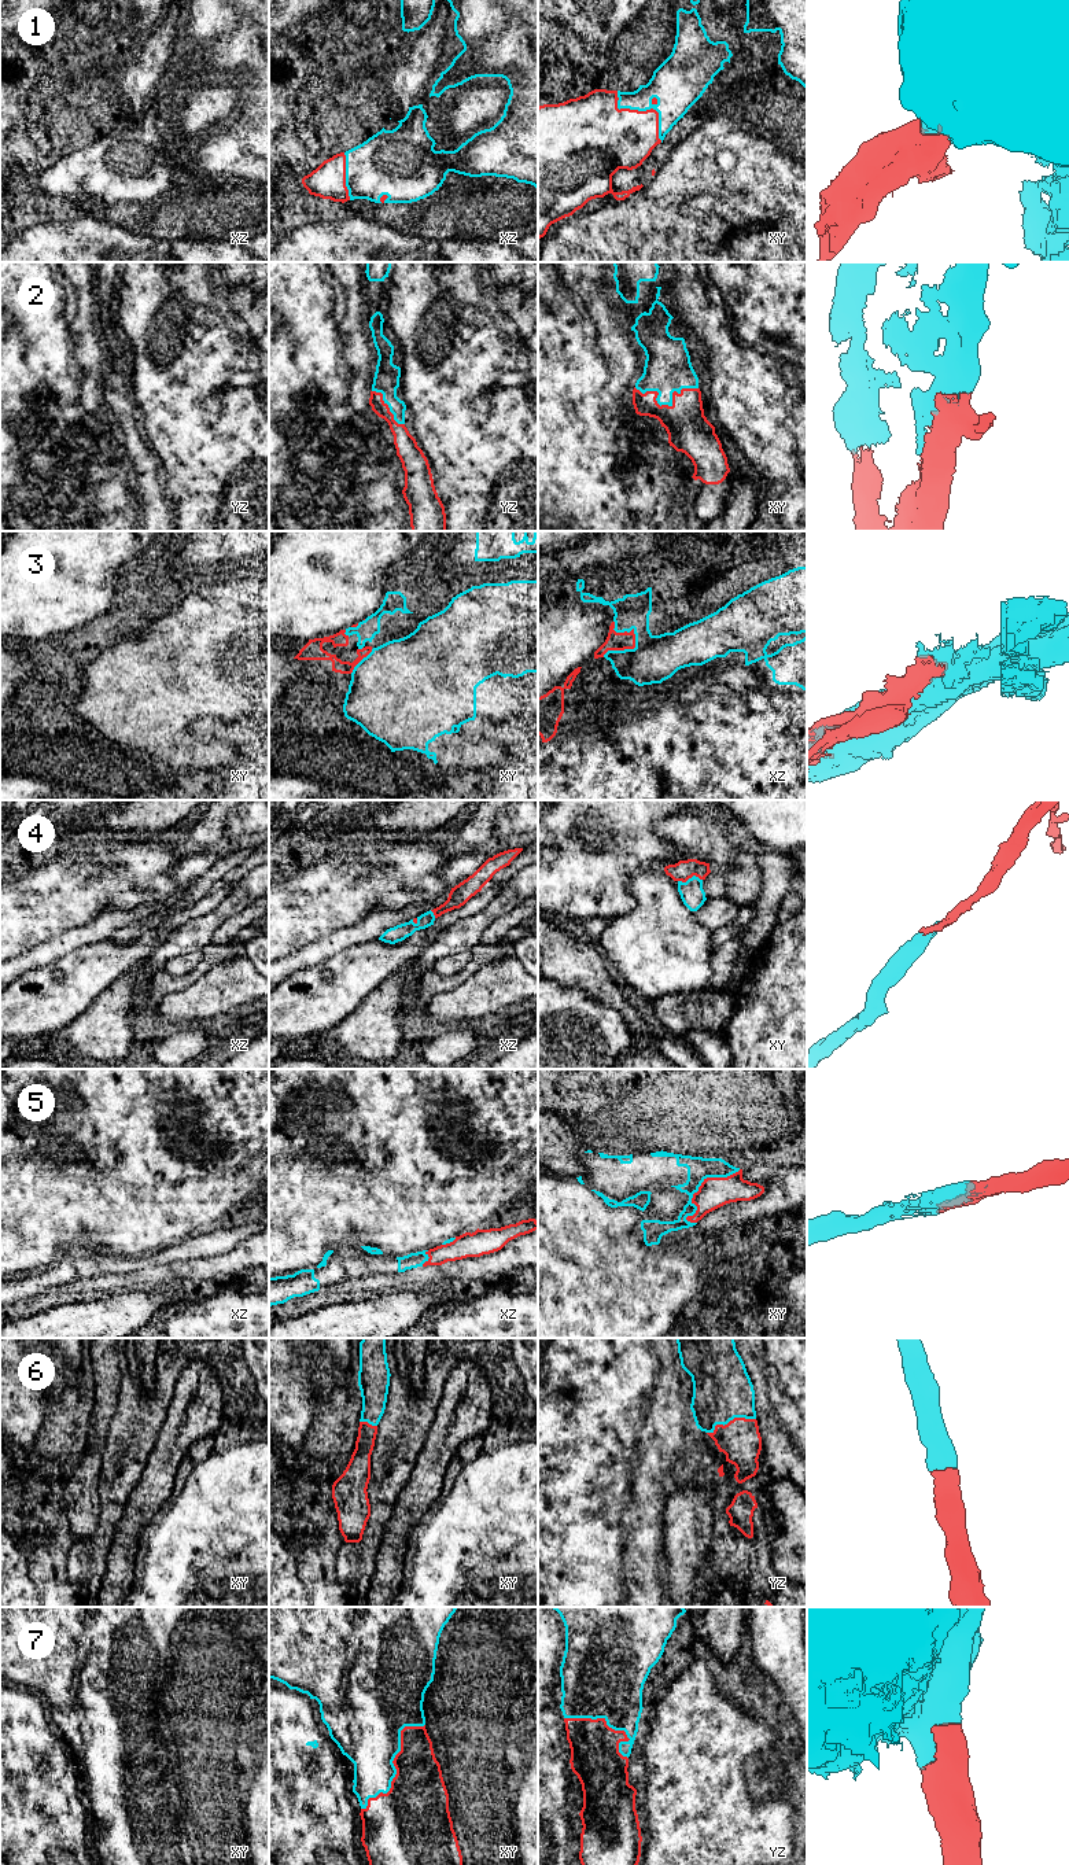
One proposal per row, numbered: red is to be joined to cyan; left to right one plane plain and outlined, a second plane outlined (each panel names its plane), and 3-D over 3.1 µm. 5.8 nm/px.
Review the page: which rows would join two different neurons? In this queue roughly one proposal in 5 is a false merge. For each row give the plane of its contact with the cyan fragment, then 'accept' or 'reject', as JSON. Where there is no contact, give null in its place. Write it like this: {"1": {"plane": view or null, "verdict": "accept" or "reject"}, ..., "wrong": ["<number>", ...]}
{"1": {"plane": "xy", "verdict": "accept"}, "2": {"plane": "xy", "verdict": "accept"}, "3": {"plane": "xz", "verdict": "accept"}, "4": {"plane": "xy", "verdict": "accept"}, "5": {"plane": "xy", "verdict": "accept"}, "6": {"plane": "yz", "verdict": "accept"}, "7": {"plane": "xy", "verdict": "accept"}, "wrong": []}

